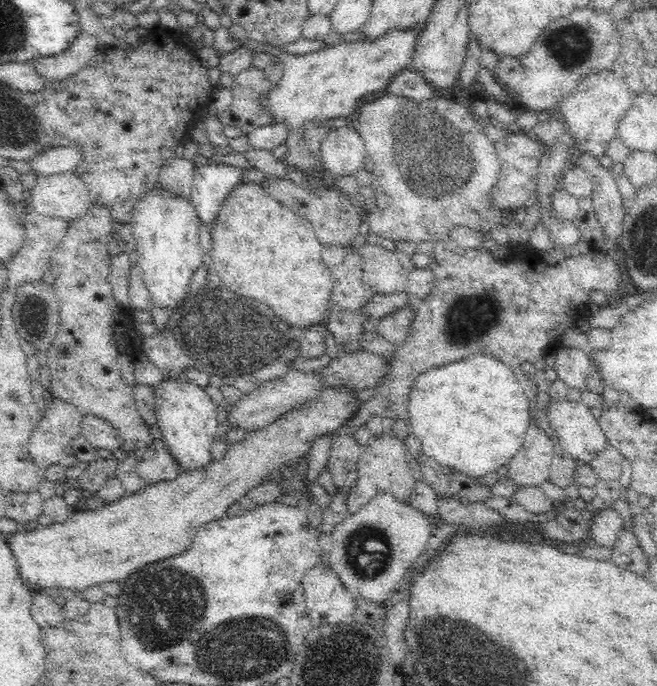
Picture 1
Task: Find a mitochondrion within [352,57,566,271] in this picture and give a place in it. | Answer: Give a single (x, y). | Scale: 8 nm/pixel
(433, 156)

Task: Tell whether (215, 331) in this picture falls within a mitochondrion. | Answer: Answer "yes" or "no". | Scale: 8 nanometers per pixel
yes

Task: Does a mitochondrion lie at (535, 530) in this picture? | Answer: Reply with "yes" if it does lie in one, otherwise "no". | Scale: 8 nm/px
no

